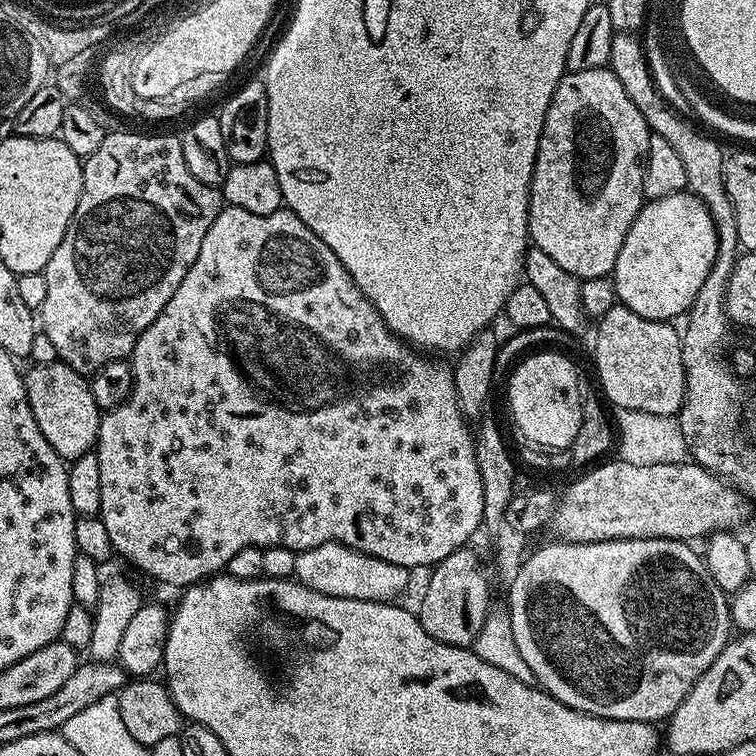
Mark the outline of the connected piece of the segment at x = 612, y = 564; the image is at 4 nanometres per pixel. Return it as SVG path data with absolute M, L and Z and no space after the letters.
M666 538L603 540L585 544L551 543L545 548L538 549L537 552L532 550L525 555L517 567L521 568L517 570L516 577L508 588L508 606L506 606L518 651L530 669L534 670L539 685L558 702L591 716L601 716L607 720L633 720L647 724L667 721L690 694L700 675L716 661L718 654L722 654L730 639L728 631L733 631L734 628L729 597L709 574L703 555L699 551L696 553L691 543Z

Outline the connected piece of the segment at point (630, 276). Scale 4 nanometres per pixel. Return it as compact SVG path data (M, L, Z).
M691 191L648 200L630 226L622 250L618 250L614 283L619 303L651 320L672 322L675 316L683 317L698 298L719 248L716 222Z

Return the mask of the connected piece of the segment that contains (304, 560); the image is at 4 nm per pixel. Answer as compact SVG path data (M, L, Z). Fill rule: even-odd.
M323 543L322 546L297 553L293 573L300 584L327 596L380 603L397 601L408 584L408 576L409 569L354 551L342 543Z

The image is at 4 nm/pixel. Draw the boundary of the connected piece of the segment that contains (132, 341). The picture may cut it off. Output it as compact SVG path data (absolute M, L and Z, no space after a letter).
M112 132L105 135L102 146L88 156L84 161L84 189L76 207L76 216L68 227L68 233L62 238L58 250L44 267L46 278L46 302L38 310L38 320L42 325L42 332L49 336L50 341L57 350L58 357L63 363L81 374L94 374L102 366L115 360L131 357L138 338L162 314L166 302L174 298L178 286L186 278L190 266L198 258L198 250L202 250L202 240L210 230L214 218L218 218L222 207L222 192L219 187L198 182L194 174L190 174L190 166L186 166L186 158L182 154L180 136L147 136L144 132Z

